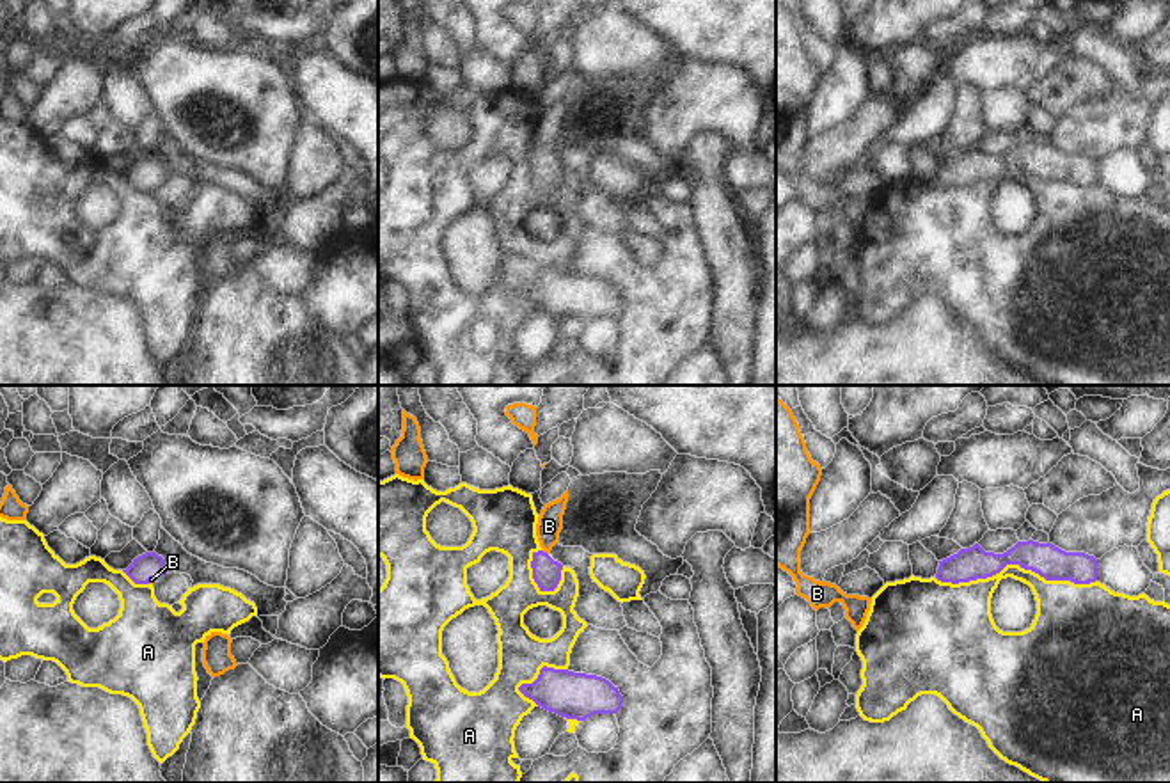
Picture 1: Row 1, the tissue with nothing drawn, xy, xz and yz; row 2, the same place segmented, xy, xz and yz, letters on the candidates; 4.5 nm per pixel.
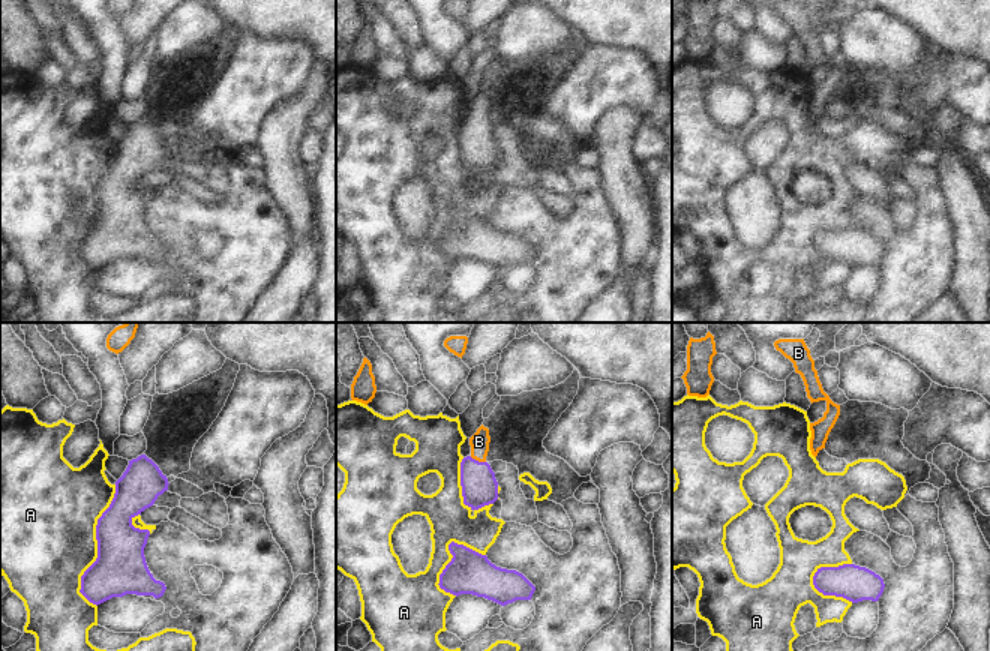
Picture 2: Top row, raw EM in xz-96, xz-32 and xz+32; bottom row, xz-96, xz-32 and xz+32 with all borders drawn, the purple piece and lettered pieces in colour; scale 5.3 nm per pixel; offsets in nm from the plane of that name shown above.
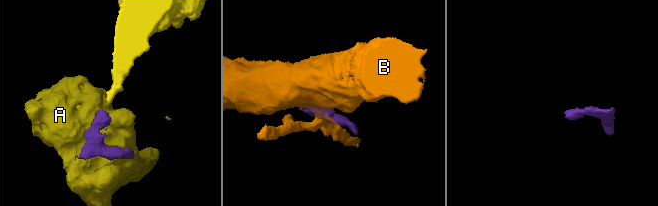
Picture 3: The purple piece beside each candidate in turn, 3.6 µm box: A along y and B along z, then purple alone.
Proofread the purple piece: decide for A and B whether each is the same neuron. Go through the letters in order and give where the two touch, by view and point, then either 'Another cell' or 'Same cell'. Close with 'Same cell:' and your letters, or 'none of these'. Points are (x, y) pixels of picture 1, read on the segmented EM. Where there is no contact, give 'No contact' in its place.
A: Touches purple at yz (1016, 563). Another cell
B: Touches purple at xz (545, 553). Same cell
Same cell: B.

